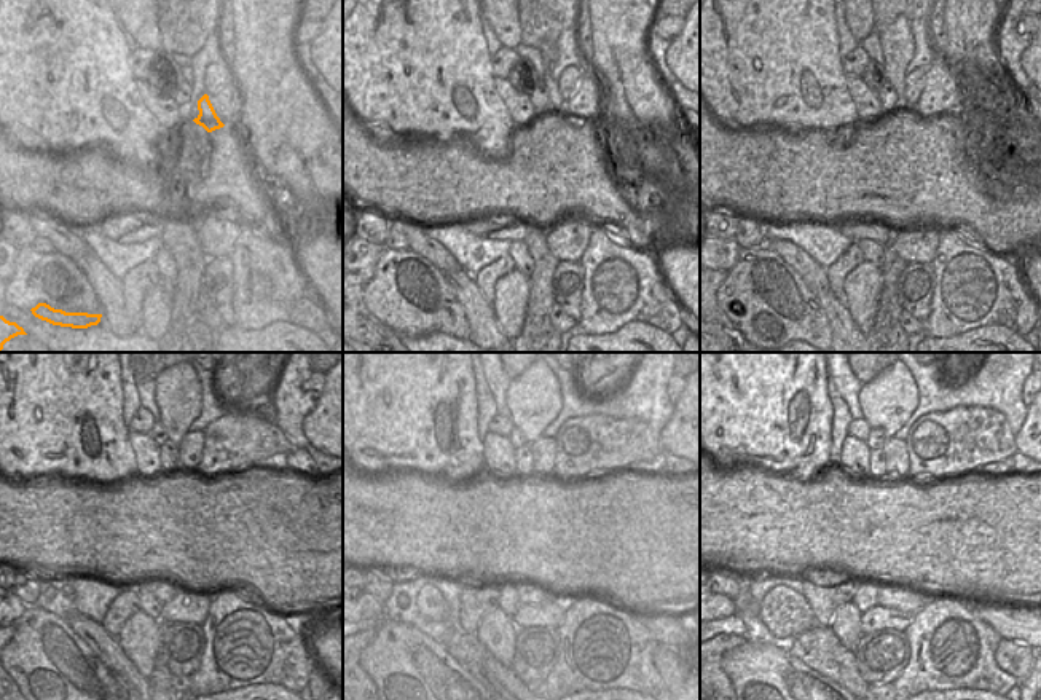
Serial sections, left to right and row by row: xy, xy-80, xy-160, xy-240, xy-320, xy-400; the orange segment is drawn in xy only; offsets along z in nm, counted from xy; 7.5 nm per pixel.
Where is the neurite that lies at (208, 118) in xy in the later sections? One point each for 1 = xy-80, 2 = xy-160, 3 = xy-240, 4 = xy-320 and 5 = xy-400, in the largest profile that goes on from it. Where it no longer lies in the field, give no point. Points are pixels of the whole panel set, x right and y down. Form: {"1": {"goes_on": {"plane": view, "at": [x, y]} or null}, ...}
{"1": {"goes_on": {"plane": "xy-80", "at": [549, 51]}}, "2": {"goes_on": {"plane": "xy-160", "at": [896, 43]}}, "3": {"goes_on": {"plane": "xy-240", "at": [179, 399]}}, "4": {"goes_on": {"plane": "xy-320", "at": [534, 401]}}, "5": {"goes_on": {"plane": "xy-400", "at": [887, 402]}}}

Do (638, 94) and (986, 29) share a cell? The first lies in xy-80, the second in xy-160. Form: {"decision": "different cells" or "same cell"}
{"decision": "same cell"}

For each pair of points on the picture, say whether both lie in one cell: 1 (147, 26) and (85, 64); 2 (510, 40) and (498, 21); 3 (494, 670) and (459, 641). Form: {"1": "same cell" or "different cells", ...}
{"1": "different cells", "2": "same cell", "3": "same cell"}

